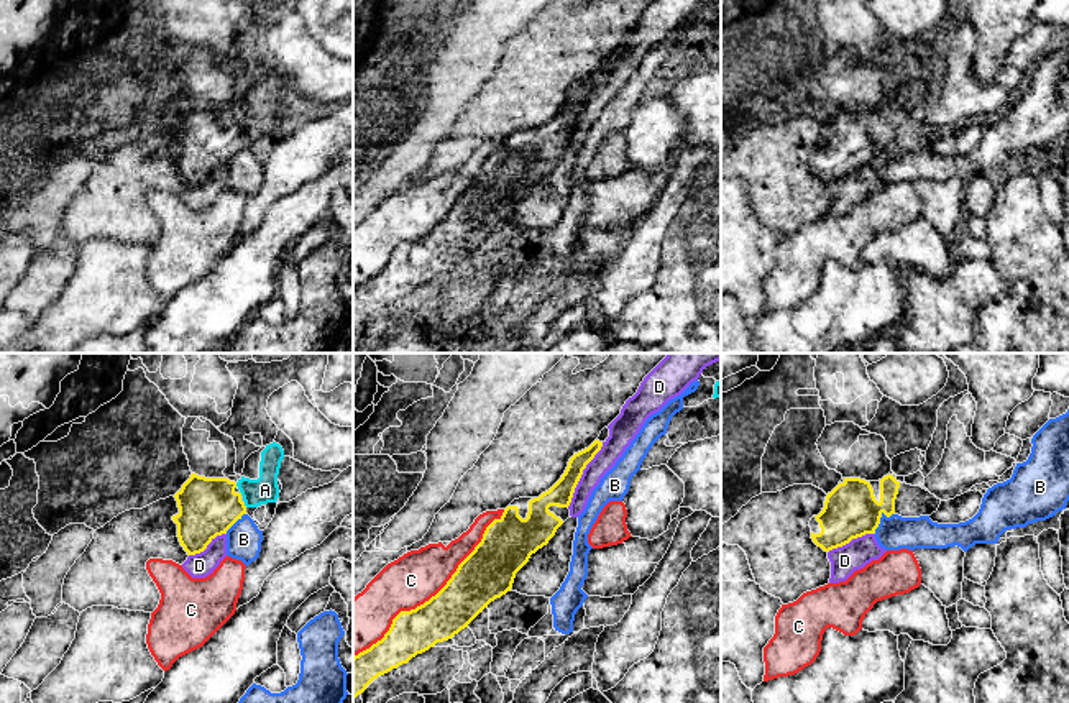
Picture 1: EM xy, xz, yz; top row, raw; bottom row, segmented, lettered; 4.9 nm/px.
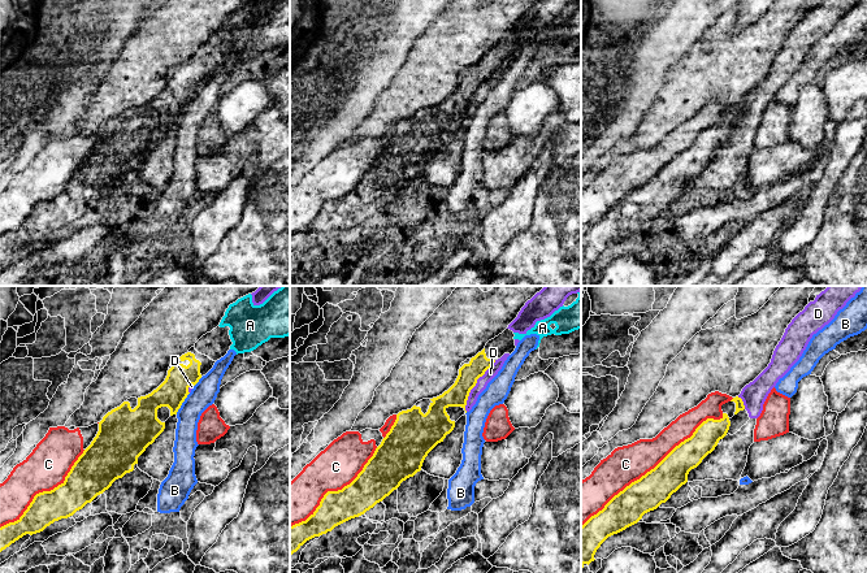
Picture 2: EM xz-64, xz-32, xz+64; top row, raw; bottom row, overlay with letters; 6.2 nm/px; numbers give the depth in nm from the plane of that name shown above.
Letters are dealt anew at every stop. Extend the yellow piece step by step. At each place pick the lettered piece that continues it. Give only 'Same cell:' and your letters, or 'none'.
Same cell: A

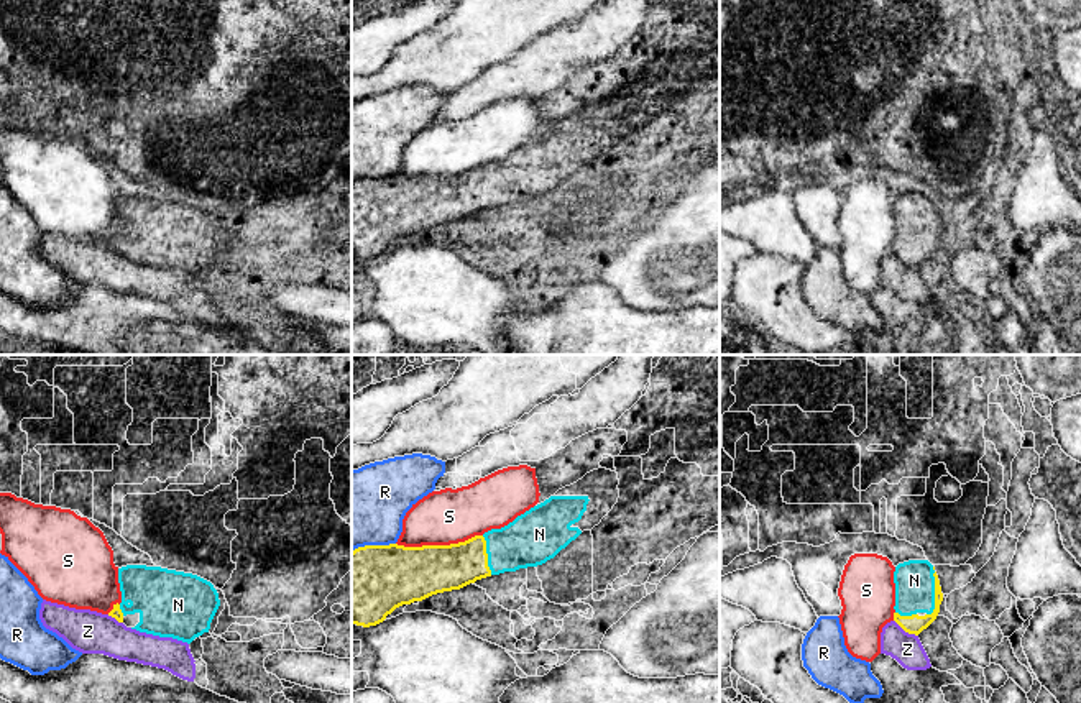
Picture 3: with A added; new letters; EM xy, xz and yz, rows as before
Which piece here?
Same cell: N

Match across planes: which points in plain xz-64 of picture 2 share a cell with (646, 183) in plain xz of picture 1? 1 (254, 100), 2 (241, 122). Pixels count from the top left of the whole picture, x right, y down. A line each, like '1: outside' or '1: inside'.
1: outside
2: outside

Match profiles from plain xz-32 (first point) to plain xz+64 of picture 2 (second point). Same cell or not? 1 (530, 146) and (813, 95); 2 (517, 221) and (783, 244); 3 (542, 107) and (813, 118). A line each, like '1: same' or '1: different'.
1: different
2: same
3: same

